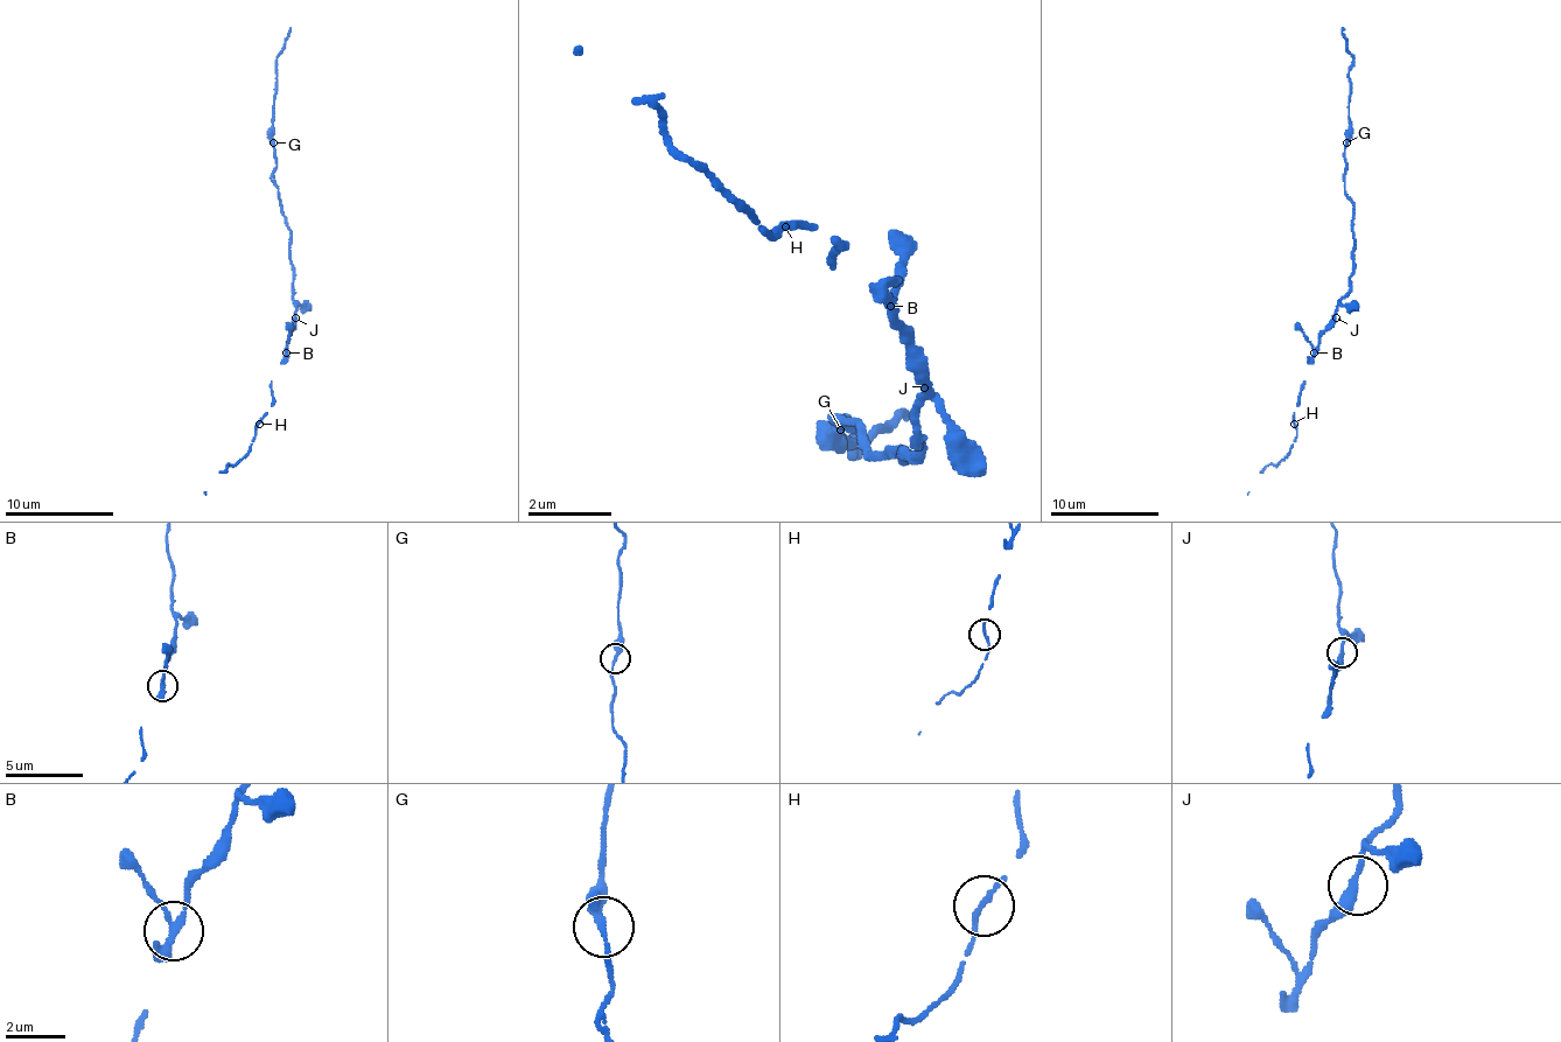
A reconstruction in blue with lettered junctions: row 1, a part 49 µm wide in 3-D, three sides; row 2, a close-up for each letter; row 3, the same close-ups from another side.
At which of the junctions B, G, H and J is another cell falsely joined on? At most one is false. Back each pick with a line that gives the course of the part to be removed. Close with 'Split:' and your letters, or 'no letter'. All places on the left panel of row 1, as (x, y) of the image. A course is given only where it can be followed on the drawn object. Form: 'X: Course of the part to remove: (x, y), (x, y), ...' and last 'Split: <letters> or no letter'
B: Course of the part to remove: (287, 352), (287, 323)
Split: B

